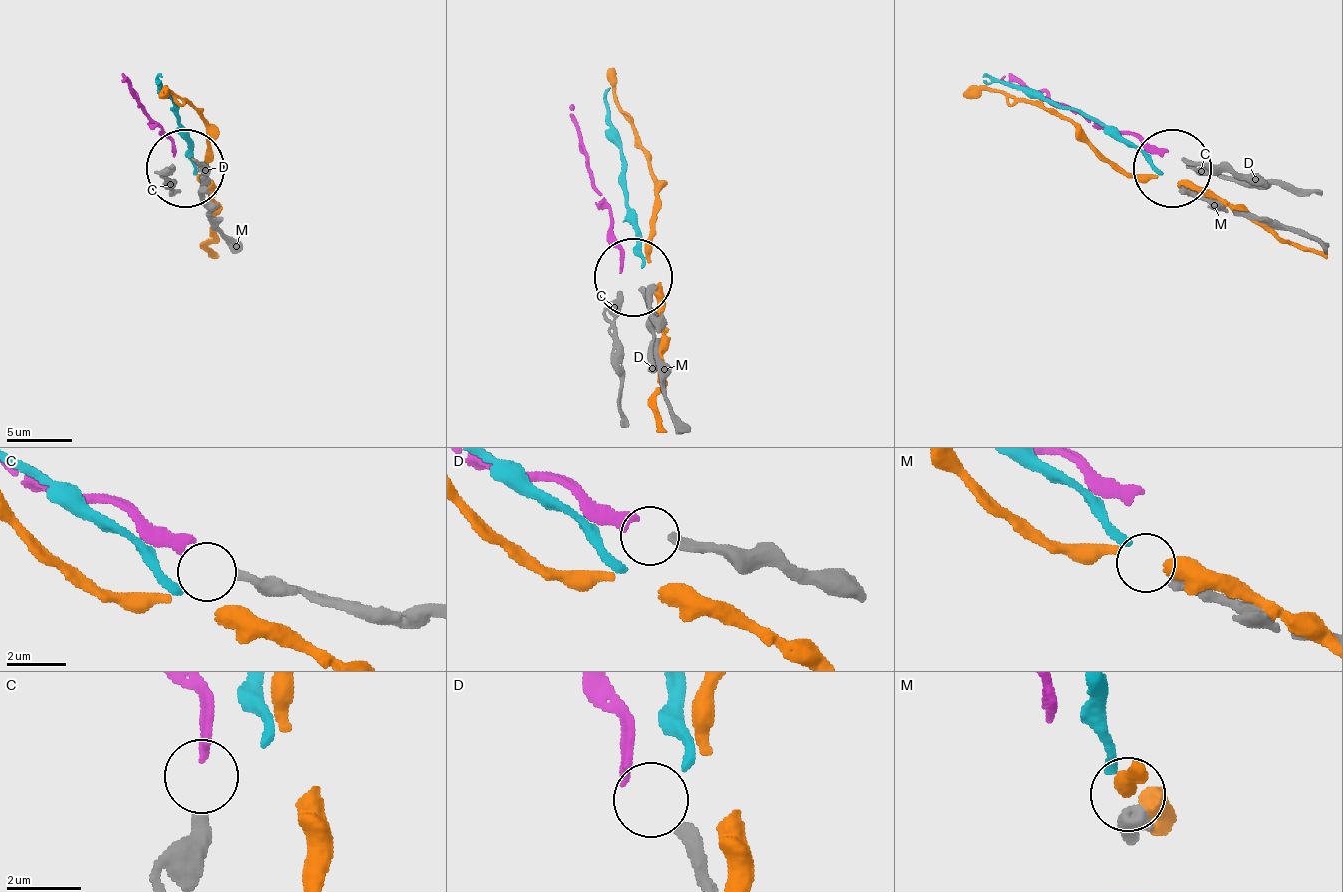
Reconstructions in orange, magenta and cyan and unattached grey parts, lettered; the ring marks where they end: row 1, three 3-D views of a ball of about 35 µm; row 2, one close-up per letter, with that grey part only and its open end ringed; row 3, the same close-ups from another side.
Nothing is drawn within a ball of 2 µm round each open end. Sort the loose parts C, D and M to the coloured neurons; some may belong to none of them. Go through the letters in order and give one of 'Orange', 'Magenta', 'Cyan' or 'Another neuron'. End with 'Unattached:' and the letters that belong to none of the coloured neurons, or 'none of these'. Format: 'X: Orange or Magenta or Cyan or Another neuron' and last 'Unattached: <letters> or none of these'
C: Magenta
D: Another neuron
M: Cyan
Unattached: D

